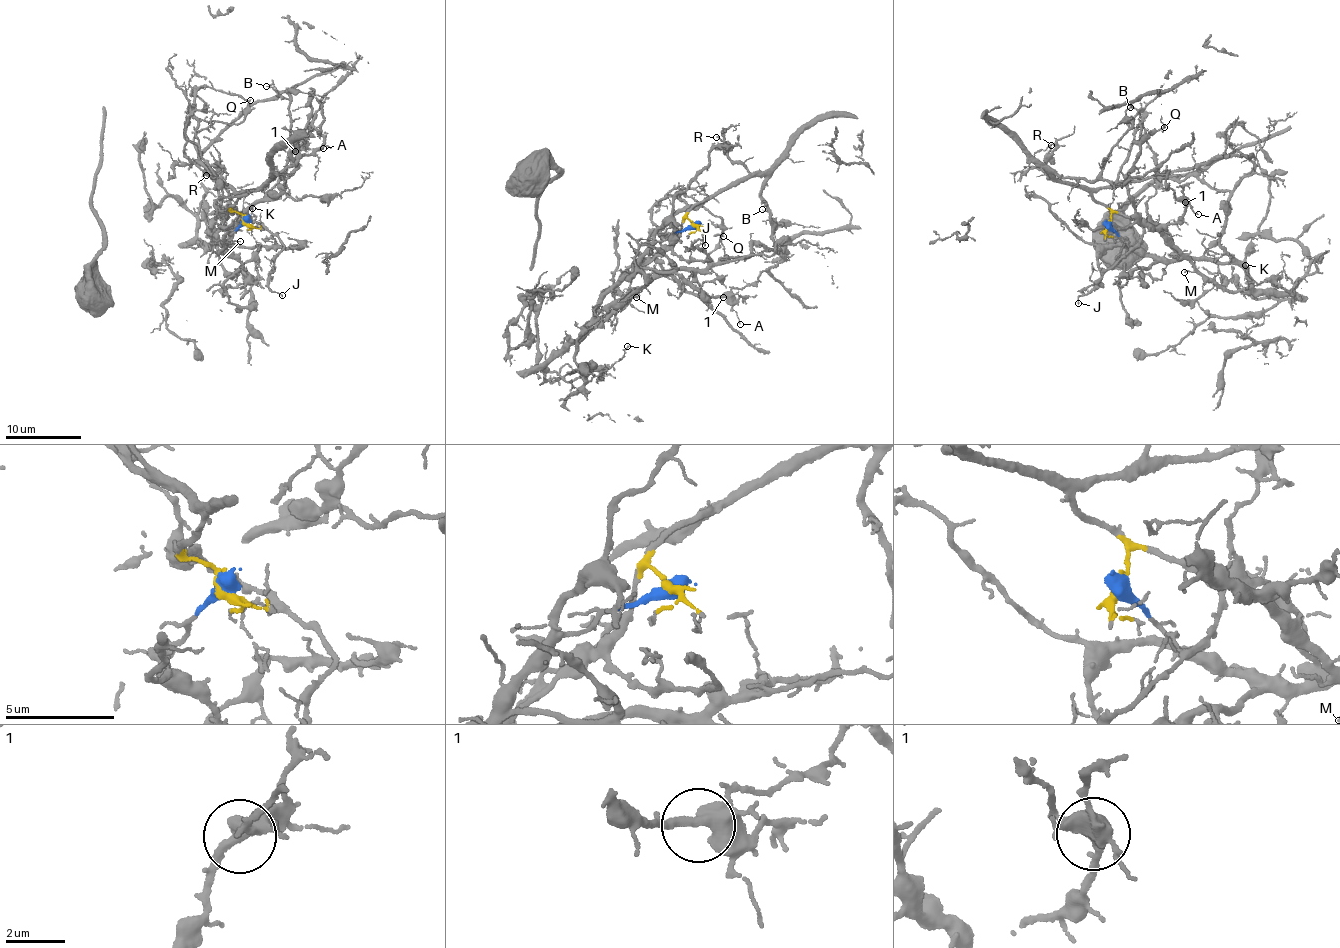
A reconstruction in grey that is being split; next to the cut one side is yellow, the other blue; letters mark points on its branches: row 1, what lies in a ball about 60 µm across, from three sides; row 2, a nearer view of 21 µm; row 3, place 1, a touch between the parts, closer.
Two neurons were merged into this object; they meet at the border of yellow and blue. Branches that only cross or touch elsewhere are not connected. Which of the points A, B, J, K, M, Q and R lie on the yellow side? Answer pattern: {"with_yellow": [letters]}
{"with_yellow": ["B", "J", "Q", "R"]}

